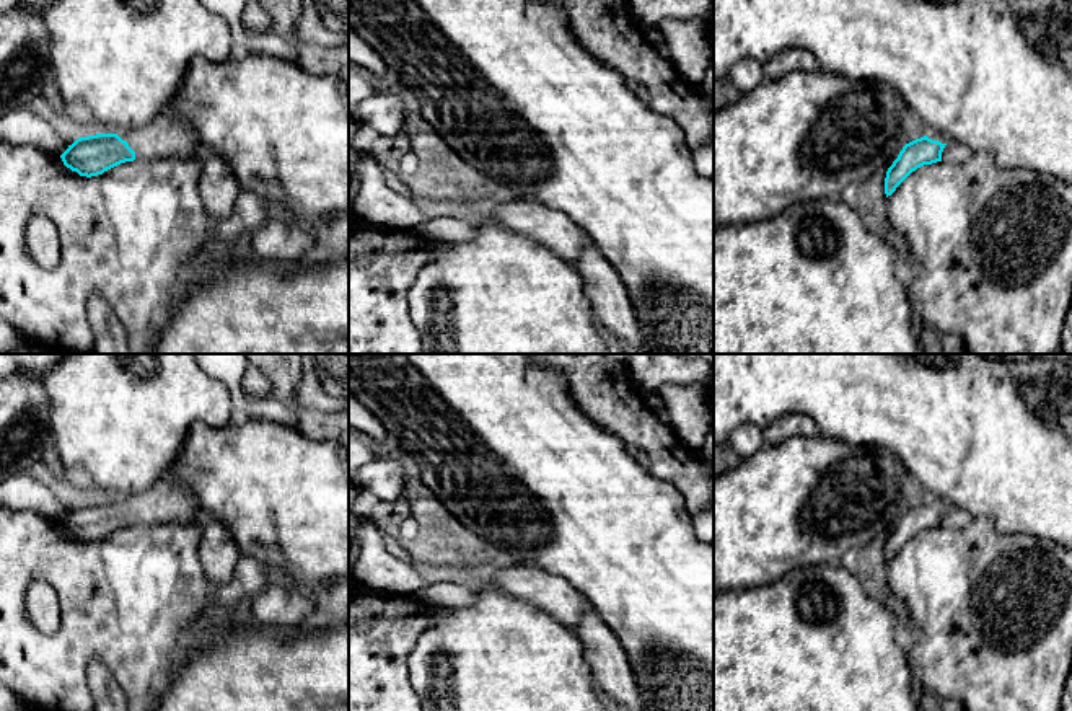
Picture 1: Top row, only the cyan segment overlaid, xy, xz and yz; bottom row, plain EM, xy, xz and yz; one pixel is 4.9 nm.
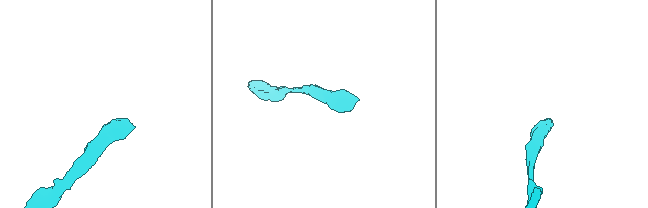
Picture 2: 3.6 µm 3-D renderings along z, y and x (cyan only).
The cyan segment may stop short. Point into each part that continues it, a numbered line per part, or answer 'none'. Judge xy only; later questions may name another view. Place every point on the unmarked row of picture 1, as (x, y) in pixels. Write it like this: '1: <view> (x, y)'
1: xy (165, 503)

